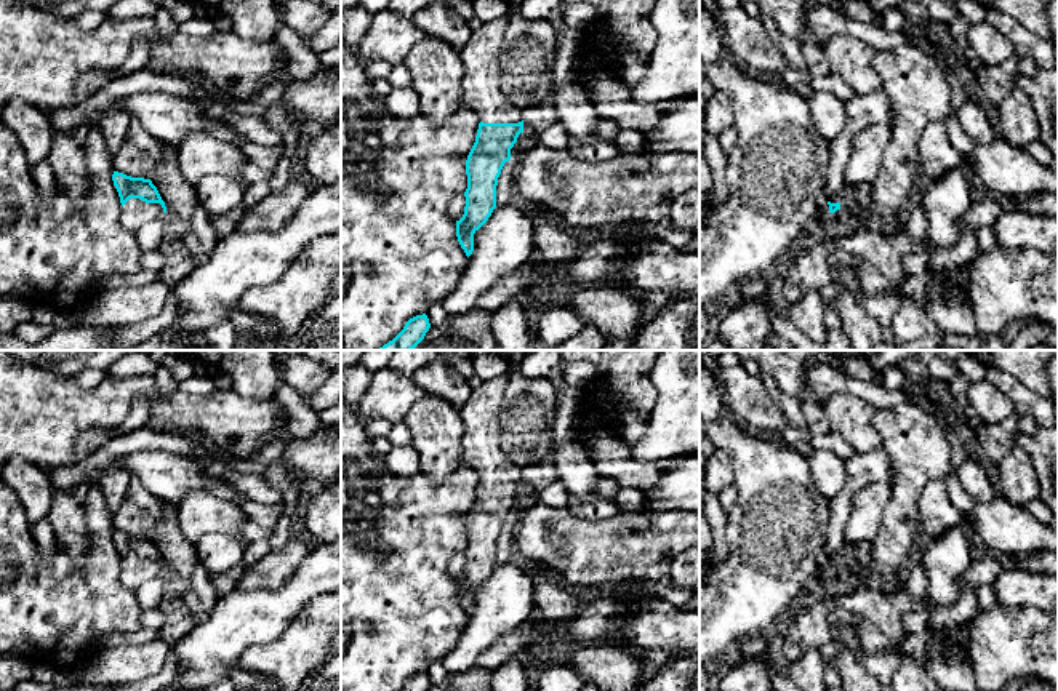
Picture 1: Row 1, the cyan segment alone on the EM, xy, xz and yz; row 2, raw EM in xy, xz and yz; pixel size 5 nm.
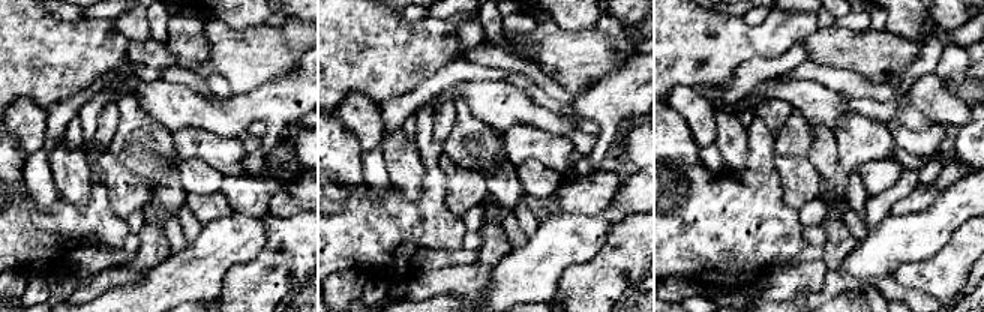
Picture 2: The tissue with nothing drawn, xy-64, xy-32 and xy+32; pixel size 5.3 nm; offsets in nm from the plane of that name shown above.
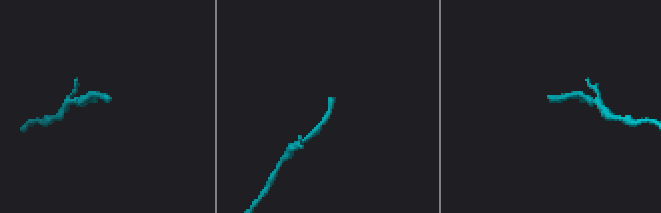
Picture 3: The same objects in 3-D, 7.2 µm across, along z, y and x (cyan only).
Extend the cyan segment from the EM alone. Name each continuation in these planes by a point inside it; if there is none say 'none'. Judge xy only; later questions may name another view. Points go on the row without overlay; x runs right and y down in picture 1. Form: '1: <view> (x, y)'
1: xy (135, 571)

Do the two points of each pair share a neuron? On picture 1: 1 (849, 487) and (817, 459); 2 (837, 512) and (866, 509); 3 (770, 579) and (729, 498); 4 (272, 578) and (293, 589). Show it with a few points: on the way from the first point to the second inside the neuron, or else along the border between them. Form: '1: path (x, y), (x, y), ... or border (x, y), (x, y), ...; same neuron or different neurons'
1: border (845, 461), (841, 491), (829, 501); different neurons
2: border (873, 480), (852, 501), (844, 543); different neurons
3: border (733, 483), (737, 503), (727, 515); different neurons
4: border (306, 554), (279, 587), (247, 591); different neurons

